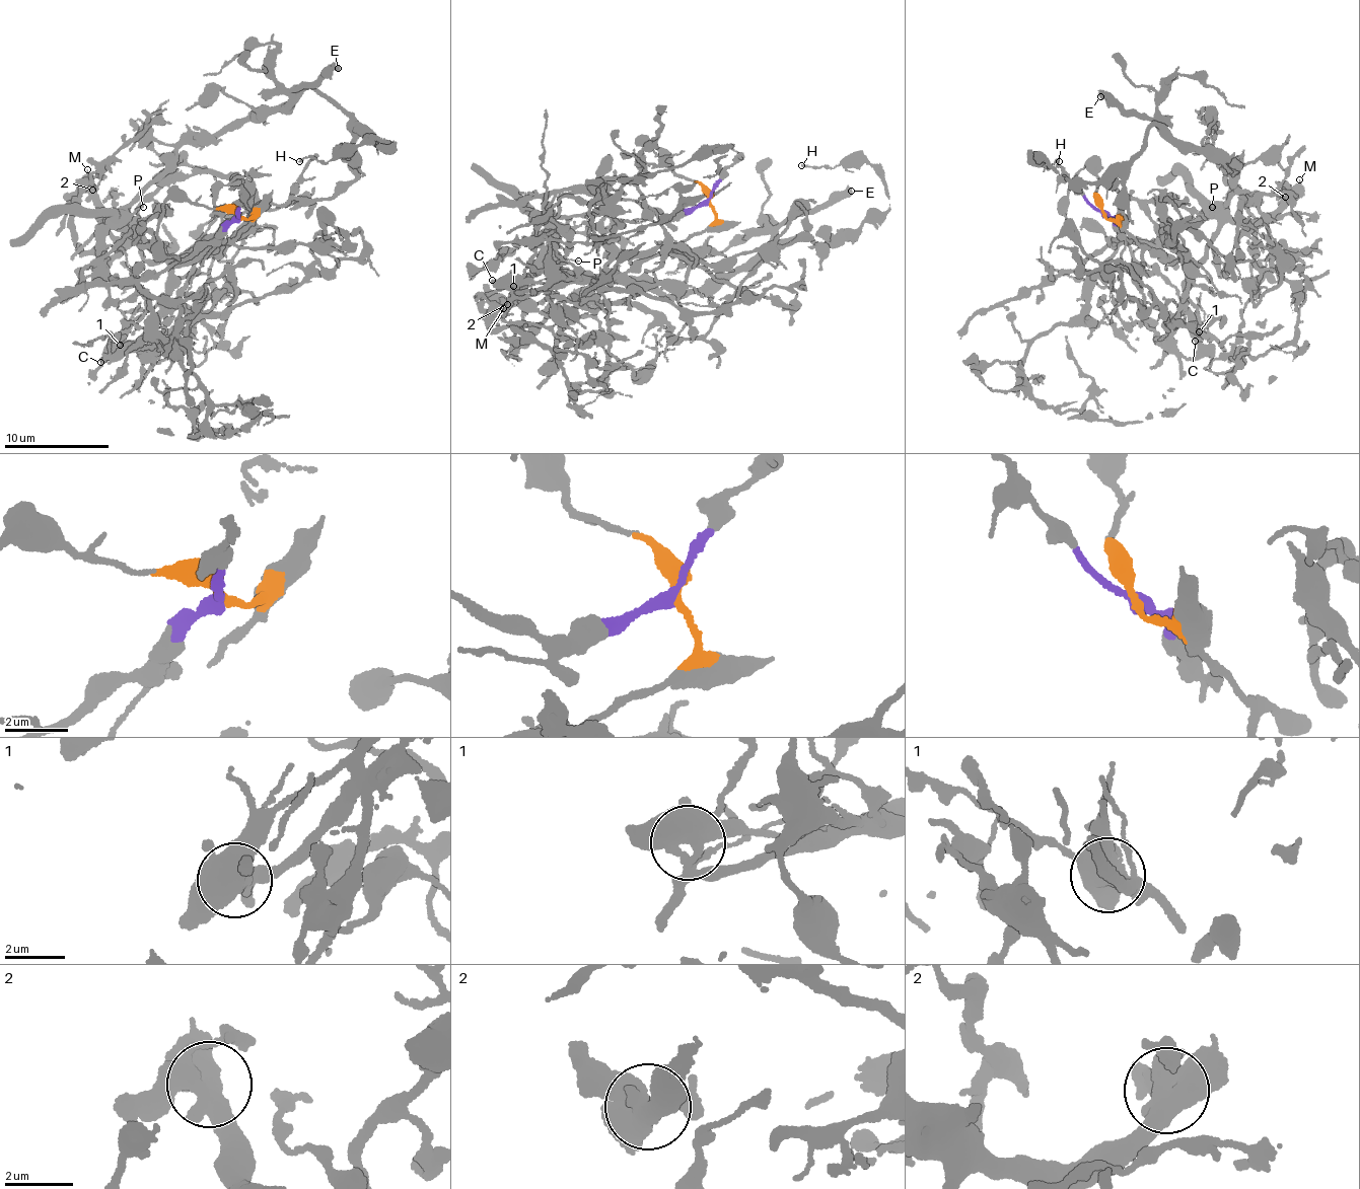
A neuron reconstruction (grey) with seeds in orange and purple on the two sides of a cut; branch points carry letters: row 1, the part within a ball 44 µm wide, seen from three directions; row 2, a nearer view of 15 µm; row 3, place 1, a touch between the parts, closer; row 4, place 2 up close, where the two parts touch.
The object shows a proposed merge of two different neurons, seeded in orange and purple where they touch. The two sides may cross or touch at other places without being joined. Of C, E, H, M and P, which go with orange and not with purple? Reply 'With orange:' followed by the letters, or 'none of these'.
With orange: C, E, H, M, P

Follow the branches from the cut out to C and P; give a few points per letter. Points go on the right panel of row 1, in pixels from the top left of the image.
C: (1102, 212), (1141, 245), (1192, 267), (1193, 286), (1188, 294), (1198, 312), (1195, 322), (1201, 336), (1195, 342)
P: (1102, 212), (1141, 245), (1165, 252), (1192, 267), (1207, 253), (1219, 222), (1213, 215), (1213, 206)

